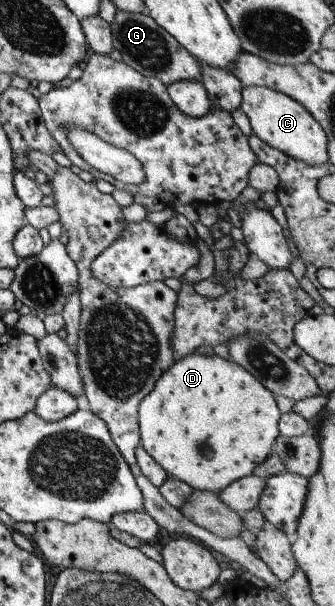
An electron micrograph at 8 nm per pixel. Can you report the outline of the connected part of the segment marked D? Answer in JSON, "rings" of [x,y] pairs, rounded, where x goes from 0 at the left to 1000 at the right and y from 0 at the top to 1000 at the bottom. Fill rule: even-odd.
{"rings":[[[576,579],[549,589],[522,592],[510,599],[510,604],[504,604],[493,614],[484,614],[484,619],[463,629],[451,647],[436,650],[421,658],[421,663],[415,663],[406,686],[412,718],[418,723],[415,733],[427,738],[427,743],[499,779],[504,787],[543,792],[552,799],[561,799],[576,810],[639,812],[648,815],[699,792],[749,784],[755,772],[776,767],[779,762],[809,749],[809,734],[821,721],[833,718],[830,693],[836,677],[830,677],[821,667],[812,647],[800,640],[791,640],[773,627],[761,627],[761,624],[701,596],[672,594],[642,584],[633,587],[597,586]]]}

